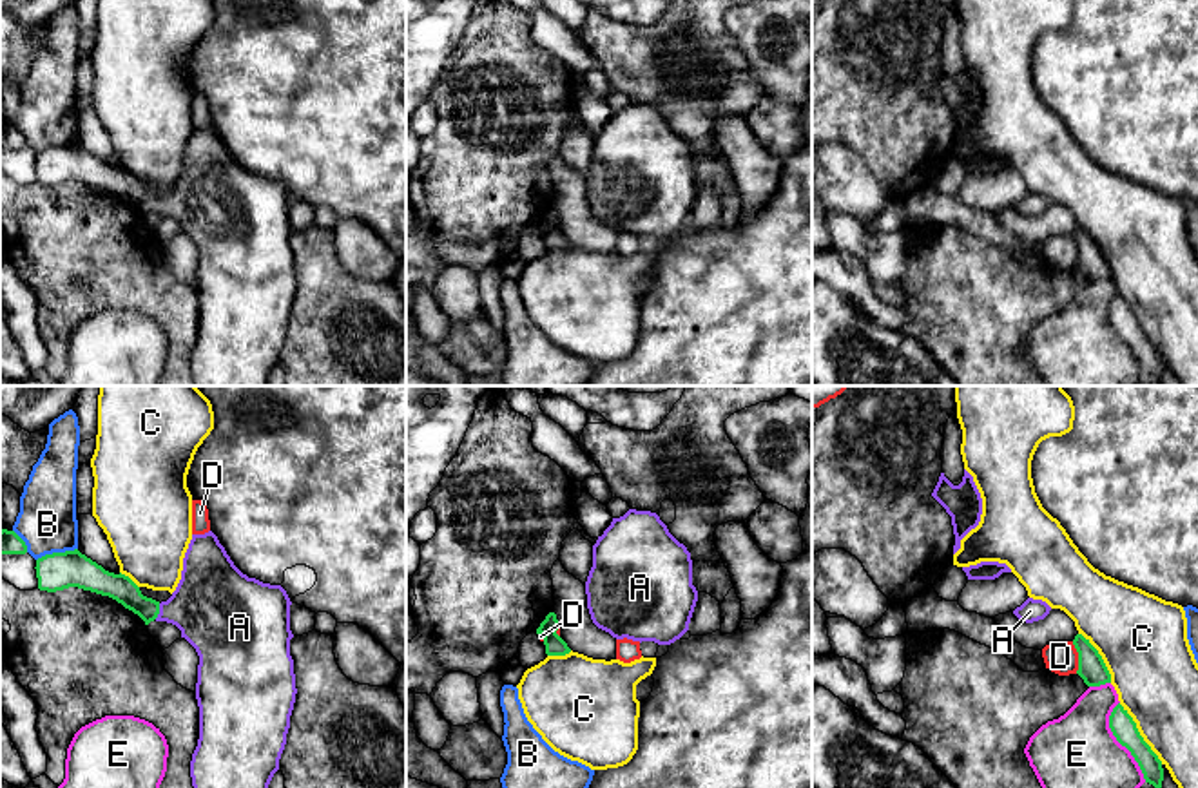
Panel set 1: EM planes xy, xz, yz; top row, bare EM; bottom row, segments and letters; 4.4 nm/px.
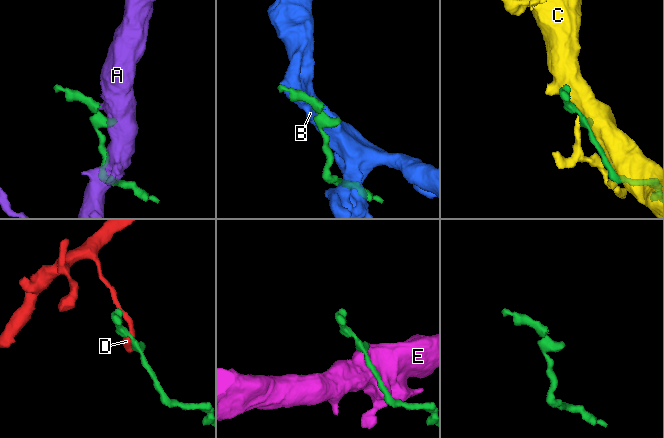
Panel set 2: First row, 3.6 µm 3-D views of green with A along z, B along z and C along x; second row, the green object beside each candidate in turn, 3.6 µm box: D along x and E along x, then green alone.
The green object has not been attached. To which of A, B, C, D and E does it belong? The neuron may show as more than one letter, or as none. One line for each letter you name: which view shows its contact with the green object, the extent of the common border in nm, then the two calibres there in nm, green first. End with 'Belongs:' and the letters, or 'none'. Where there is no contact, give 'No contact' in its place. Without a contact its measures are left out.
A: Touches green in xy. Shared border 80 nm. Thickness 120 nm (green) against 380 nm
Belongs: A

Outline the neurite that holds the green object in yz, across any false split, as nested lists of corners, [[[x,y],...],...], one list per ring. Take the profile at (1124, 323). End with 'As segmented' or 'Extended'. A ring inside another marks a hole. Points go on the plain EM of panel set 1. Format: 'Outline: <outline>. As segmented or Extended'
Outline: [[[1120,297],[1109,310],[1109,322],[1116,335],[1131,346],[1144,368],[1145,377],[1153,379],[1160,386],[1164,375],[1162,355],[1144,335],[1136,317]]]. As segmented

